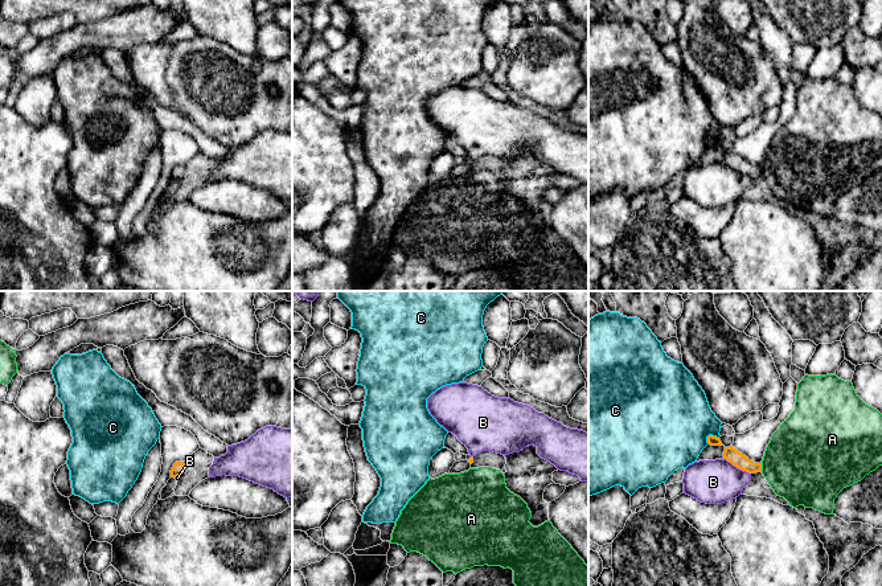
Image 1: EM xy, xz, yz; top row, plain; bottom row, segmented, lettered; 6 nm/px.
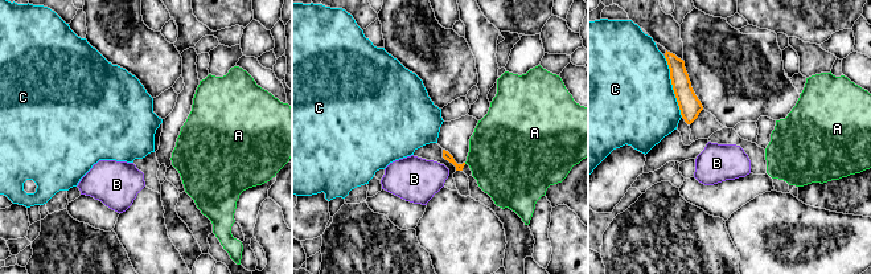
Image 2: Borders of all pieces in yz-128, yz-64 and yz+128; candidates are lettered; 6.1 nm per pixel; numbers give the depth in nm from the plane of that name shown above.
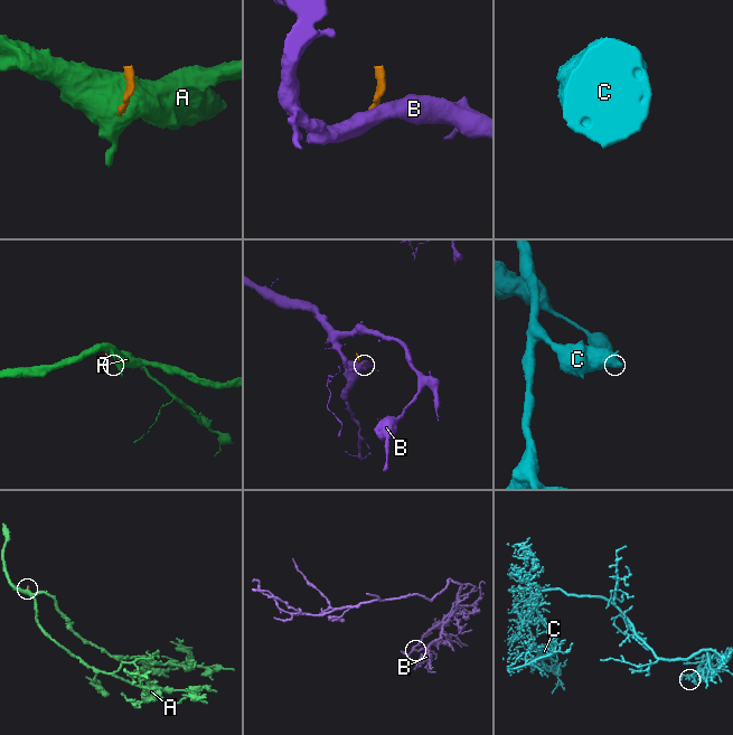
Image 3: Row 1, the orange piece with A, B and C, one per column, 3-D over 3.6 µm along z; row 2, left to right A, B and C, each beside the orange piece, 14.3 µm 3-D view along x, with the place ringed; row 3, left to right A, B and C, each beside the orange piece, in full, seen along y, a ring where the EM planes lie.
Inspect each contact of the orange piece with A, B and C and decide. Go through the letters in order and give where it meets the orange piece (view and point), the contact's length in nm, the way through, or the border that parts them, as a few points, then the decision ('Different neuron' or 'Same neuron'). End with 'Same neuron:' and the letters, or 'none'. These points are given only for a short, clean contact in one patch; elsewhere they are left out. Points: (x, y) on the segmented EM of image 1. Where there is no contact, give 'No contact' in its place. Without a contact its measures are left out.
A: Touches orange at yz (761, 467). Shared border 60 nm. Boundary: yz (761, 463), (762, 471). Different neuron
B: Touches orange at yz (737, 467). Shared border 190 nm. Boundary: yz (723, 458), (750, 474). Different neuron
C: Touches orange at yz (710, 435). Shared border 90 nm. Different neuron
Same neuron: none

